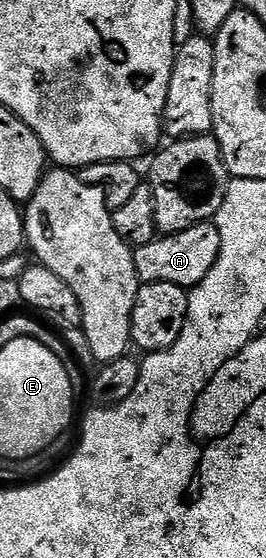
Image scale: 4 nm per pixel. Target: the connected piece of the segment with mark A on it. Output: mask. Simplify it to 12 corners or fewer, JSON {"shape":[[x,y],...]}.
{"shape":[[214,221],[134,247],[140,283],[190,288],[221,256]]}

